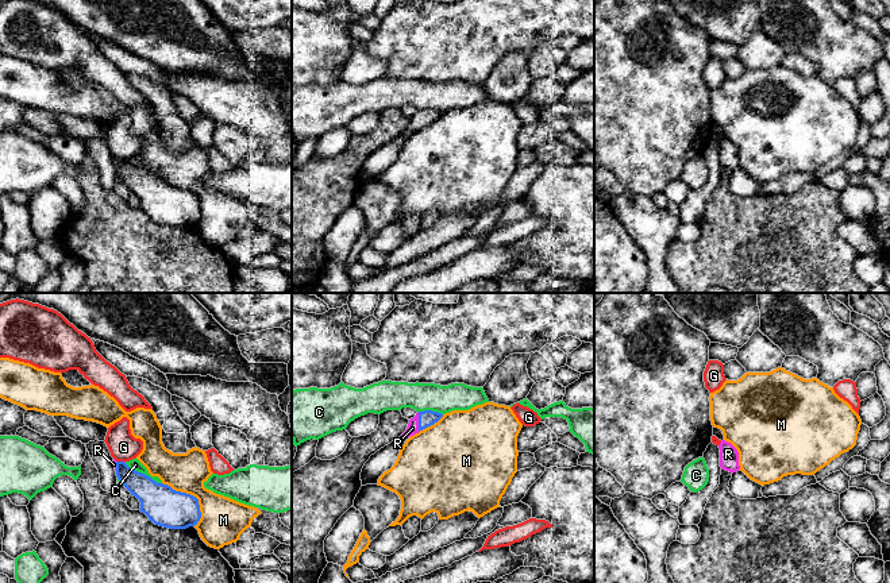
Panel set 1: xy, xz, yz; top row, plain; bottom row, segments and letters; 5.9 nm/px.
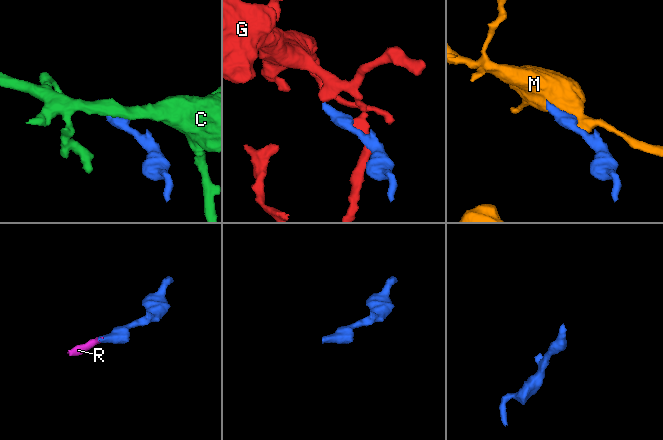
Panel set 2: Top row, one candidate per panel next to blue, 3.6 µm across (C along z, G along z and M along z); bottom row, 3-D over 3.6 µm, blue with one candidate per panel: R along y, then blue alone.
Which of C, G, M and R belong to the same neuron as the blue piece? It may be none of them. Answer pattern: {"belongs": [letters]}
{"belongs": ["R"]}

